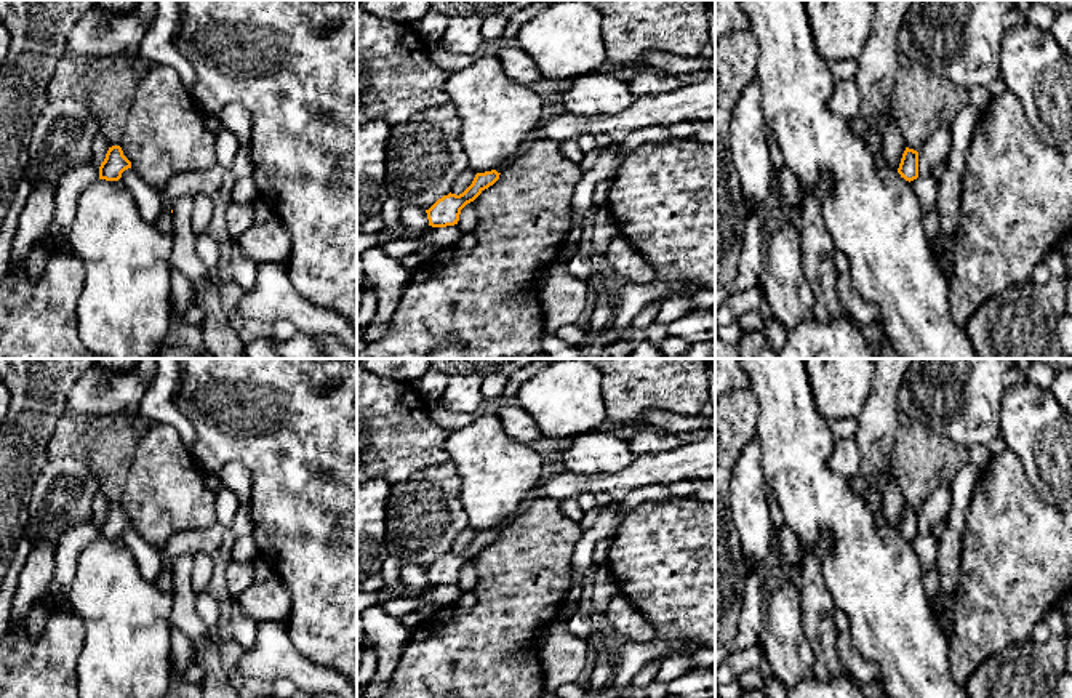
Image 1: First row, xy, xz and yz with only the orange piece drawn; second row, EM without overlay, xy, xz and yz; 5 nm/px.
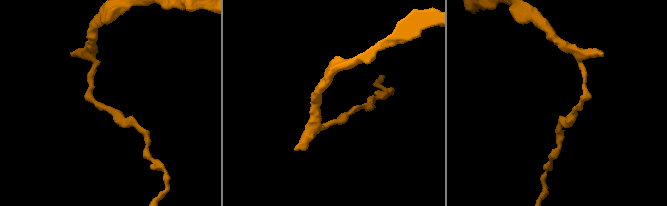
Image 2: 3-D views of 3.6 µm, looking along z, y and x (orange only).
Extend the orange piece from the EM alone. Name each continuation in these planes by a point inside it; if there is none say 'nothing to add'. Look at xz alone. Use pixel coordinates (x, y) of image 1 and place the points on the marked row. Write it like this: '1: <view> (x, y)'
nothing to add

